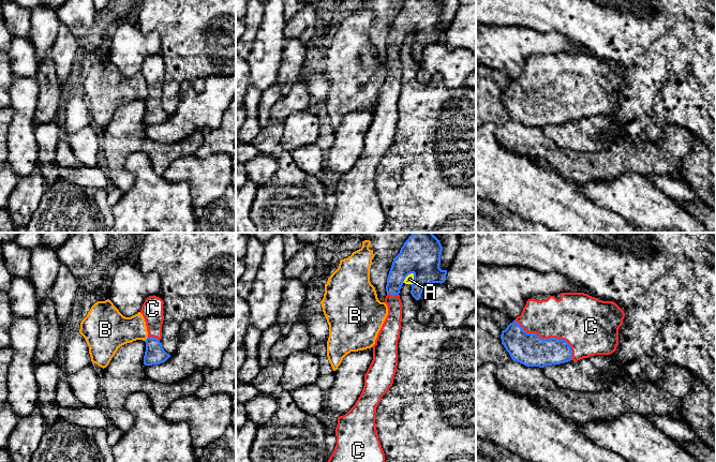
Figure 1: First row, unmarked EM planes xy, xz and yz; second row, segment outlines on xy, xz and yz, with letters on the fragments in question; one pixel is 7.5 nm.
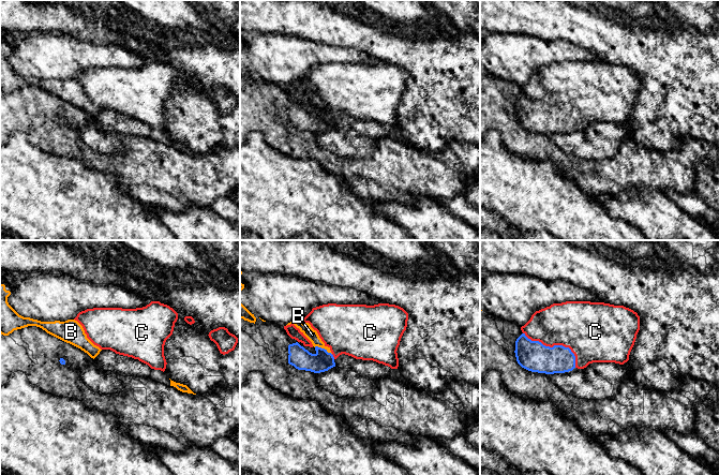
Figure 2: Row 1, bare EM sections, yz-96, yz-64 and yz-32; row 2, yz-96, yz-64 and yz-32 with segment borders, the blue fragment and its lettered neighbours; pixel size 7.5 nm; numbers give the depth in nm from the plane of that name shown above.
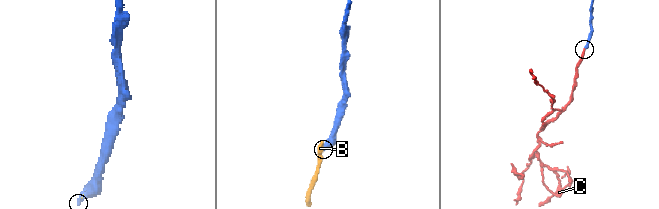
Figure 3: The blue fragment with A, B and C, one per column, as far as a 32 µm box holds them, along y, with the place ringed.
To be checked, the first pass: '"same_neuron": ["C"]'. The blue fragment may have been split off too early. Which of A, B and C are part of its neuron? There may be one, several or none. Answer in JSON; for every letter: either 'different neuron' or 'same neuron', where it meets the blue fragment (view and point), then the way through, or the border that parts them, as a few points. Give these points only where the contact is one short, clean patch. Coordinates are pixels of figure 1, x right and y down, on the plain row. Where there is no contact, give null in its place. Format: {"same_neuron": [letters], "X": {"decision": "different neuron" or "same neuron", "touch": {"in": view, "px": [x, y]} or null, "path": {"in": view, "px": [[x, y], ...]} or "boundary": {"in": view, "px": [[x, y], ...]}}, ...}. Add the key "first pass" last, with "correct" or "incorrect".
{"same_neuron": ["C"], "A": {"decision": "different neuron", "touch": {"in": "xz", "px": [407, 34]}, "boundary": {"in": "xz", "px": [[414, 33], [409, 33], [402, 42]]}}, "B": {"decision": "different neuron", "touch": {"in": "xy", "px": [146, 99]}, "boundary": {"in": "xy", "px": [[147, 97], [145, 101]]}}, "C": {"decision": "same neuron", "touch": {"in": "yz", "px": [549, 99]}}, "first pass": "correct"}

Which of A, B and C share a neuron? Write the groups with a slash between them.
A / B / C

